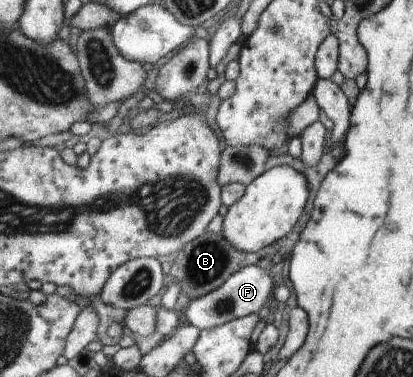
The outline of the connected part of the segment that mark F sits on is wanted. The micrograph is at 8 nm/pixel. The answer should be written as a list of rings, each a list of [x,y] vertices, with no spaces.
[[[248,265],[248,267],[244,267],[232,275],[222,287],[206,293],[202,297],[189,299],[188,305],[182,310],[183,322],[194,325],[202,331],[220,327],[254,313],[263,313],[270,295],[275,293],[275,289],[273,274],[270,270],[256,265]]]

